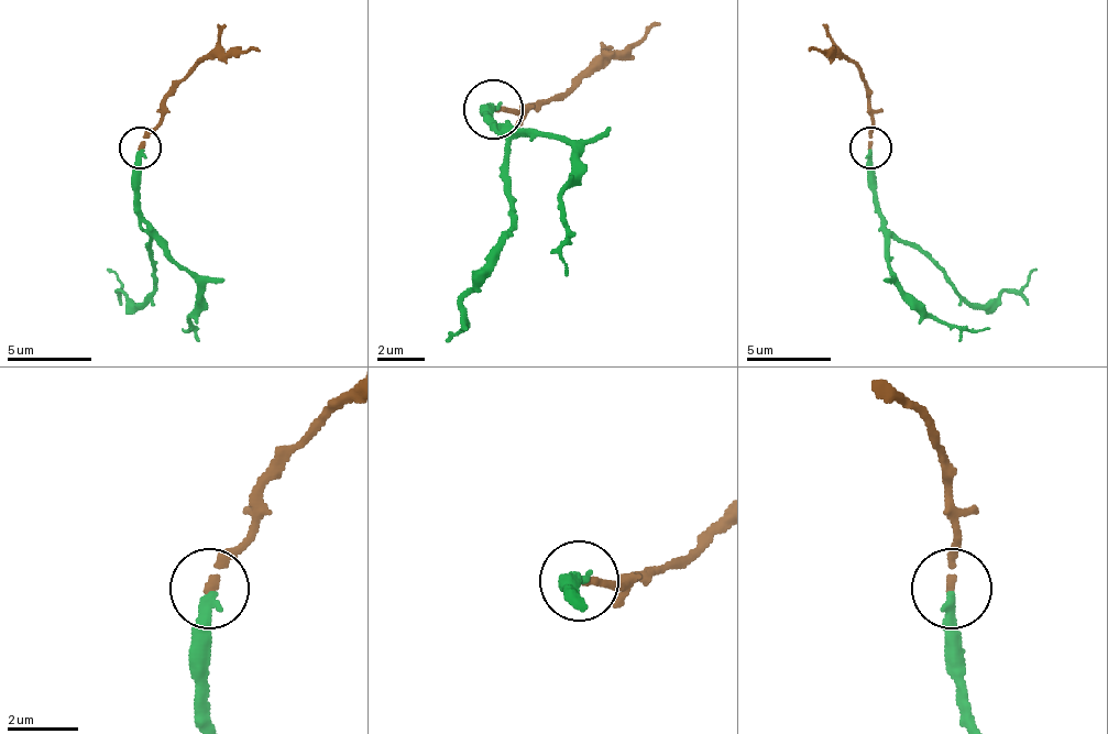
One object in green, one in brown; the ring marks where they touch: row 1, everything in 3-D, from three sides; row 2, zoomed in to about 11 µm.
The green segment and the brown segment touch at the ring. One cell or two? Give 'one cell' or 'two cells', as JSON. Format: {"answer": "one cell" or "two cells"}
{"answer": "one cell"}

